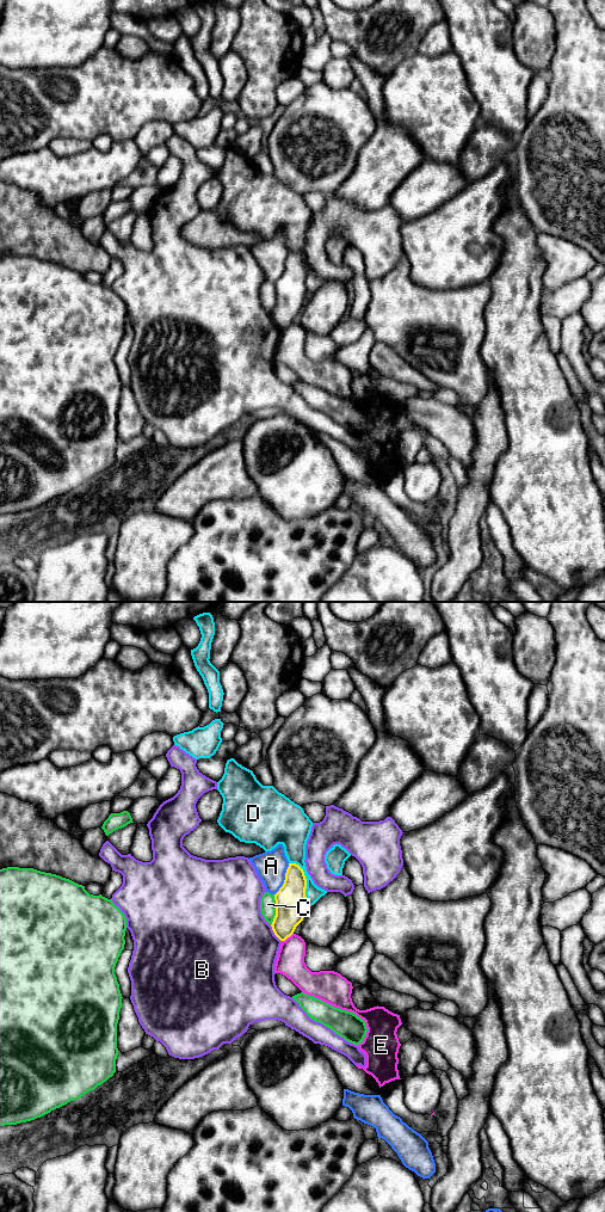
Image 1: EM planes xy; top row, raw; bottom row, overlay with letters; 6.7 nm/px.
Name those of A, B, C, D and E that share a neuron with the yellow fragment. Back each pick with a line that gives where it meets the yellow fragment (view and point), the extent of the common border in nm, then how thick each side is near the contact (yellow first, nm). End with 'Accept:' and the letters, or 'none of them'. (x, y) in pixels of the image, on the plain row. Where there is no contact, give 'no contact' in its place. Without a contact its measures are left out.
Accept: none of them

